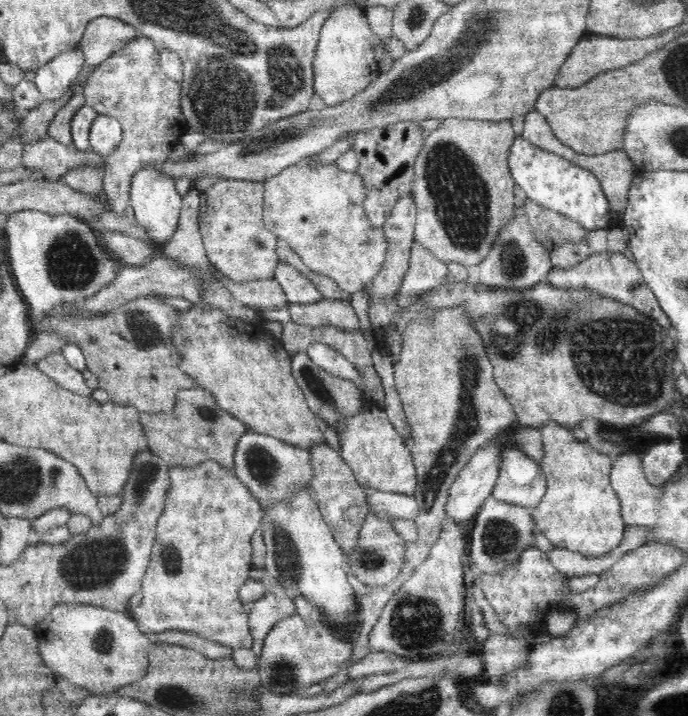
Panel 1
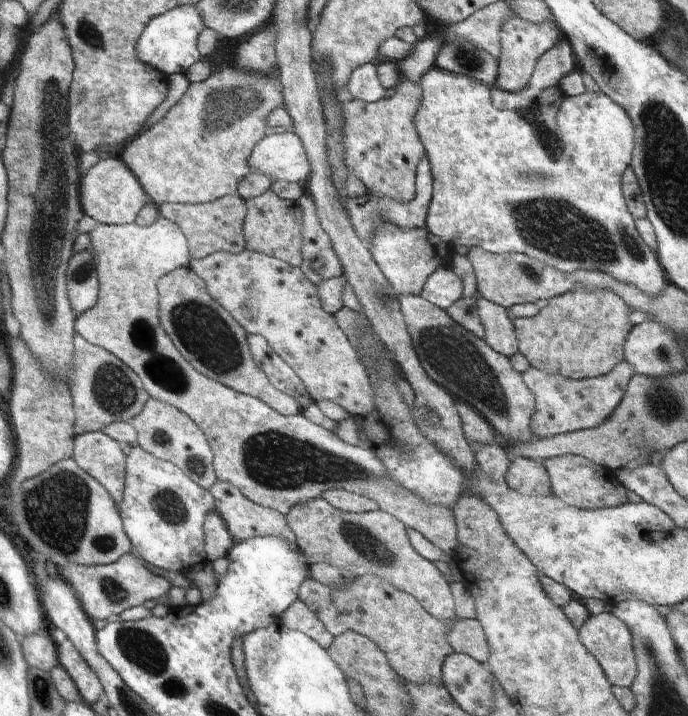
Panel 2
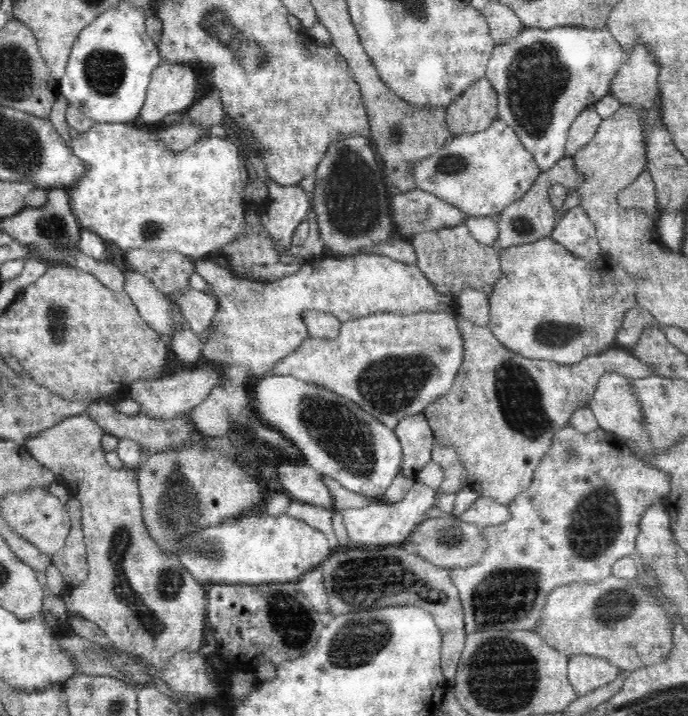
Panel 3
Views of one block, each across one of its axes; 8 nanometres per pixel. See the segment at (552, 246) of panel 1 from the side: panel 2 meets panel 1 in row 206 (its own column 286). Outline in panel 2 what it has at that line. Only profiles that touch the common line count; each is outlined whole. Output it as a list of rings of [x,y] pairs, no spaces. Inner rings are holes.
[[[218,481],[209,488],[209,491],[215,500],[214,512],[220,515],[220,518],[226,523],[232,538],[236,541],[247,541],[254,537],[276,537],[277,539],[284,539],[293,549],[298,548],[297,538],[287,525],[285,515],[280,514],[277,510],[257,505],[230,483]]]

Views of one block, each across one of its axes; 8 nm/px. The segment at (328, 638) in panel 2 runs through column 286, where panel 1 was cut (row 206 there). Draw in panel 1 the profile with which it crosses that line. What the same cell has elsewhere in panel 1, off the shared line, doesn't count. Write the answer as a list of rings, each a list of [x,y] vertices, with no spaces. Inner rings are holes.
[[[535,108],[525,116],[516,116],[515,118],[512,118],[511,122],[517,136],[522,136],[534,146],[538,146],[542,150],[557,154],[558,156],[573,162],[576,166],[579,166],[584,170],[589,170],[589,172],[594,174],[594,176],[600,181],[601,187],[608,199],[610,216],[615,221],[614,226],[621,227],[624,210],[626,210],[626,204],[628,204],[628,190],[630,190],[632,180],[634,180],[634,174],[638,170],[634,166],[634,163],[632,163],[632,159],[630,159],[628,153],[624,152],[624,149],[614,150],[598,156],[578,154],[574,149],[562,144],[556,136],[554,136],[546,118]]]

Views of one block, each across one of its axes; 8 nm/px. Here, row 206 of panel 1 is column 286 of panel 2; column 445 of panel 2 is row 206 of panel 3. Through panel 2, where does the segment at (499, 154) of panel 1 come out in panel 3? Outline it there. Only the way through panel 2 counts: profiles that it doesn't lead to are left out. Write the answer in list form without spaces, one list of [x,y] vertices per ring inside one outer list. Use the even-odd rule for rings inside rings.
[[[573,157],[561,158],[550,170],[541,172],[528,192],[512,204],[504,207],[504,210],[497,214],[497,225],[499,228],[499,235],[496,242],[493,244],[494,250],[500,255],[502,250],[510,248],[510,246],[518,246],[523,244],[530,244],[536,242],[541,238],[551,236],[556,223],[556,208],[552,206],[549,201],[548,189],[552,183],[564,184],[568,190],[578,189],[583,178],[578,170],[575,169]]]

